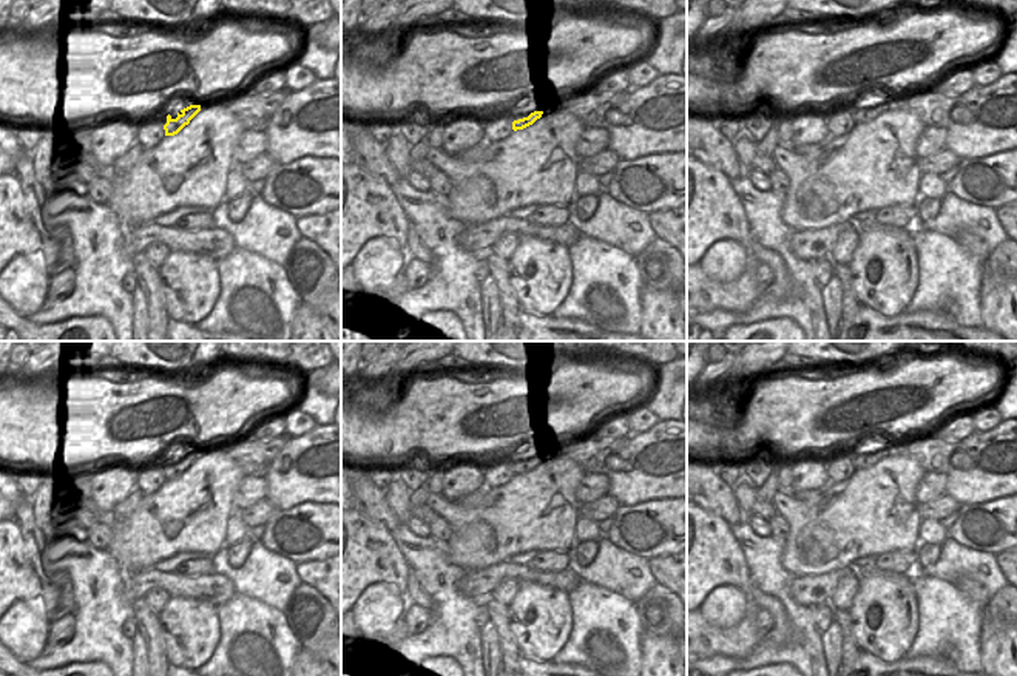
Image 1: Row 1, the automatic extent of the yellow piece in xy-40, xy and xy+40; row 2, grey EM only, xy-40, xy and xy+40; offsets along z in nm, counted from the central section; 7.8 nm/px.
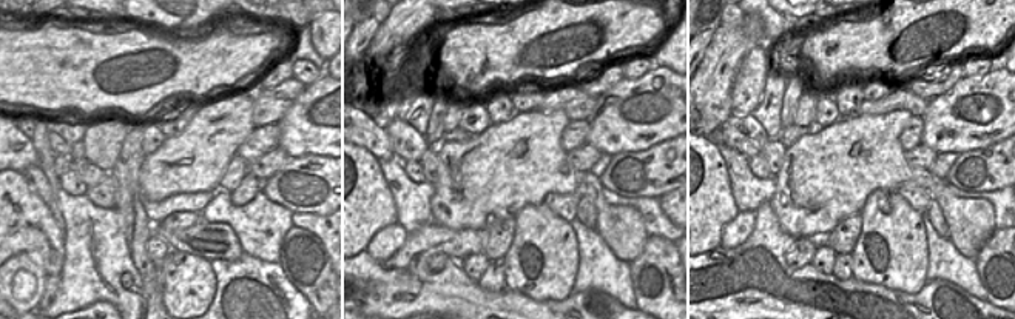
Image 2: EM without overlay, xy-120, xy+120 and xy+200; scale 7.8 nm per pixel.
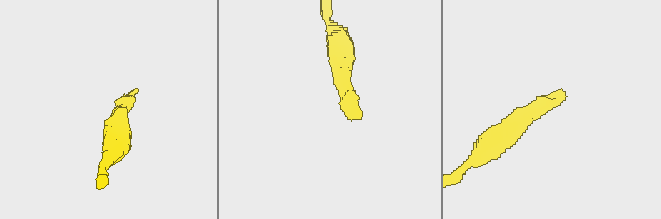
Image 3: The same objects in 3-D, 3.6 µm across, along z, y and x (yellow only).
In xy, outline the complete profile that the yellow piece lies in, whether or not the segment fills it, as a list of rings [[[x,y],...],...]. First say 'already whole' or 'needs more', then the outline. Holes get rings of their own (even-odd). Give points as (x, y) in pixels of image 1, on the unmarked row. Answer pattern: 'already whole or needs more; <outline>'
needs more; [[[534,446],[526,451],[505,452],[506,463],[512,468],[512,475],[523,475],[542,463],[546,455],[546,446]]]

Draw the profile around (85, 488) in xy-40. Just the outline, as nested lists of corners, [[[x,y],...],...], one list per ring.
[[[86,469],[85,471],[82,485],[79,488],[79,508],[83,508],[83,503],[90,500],[91,478],[96,475],[97,475],[97,469]]]

